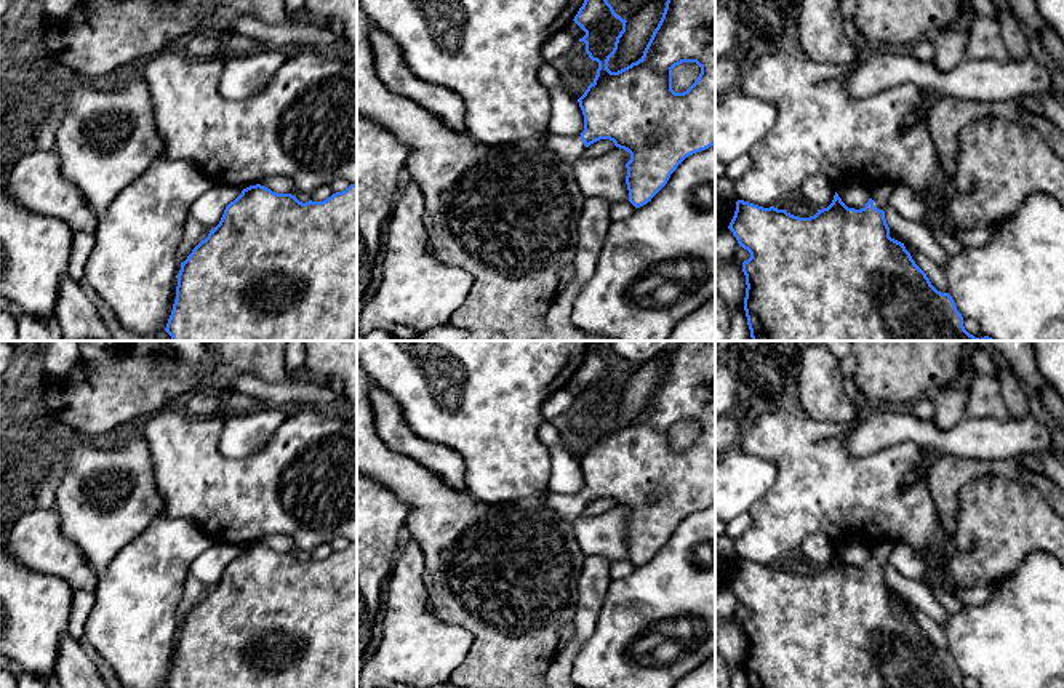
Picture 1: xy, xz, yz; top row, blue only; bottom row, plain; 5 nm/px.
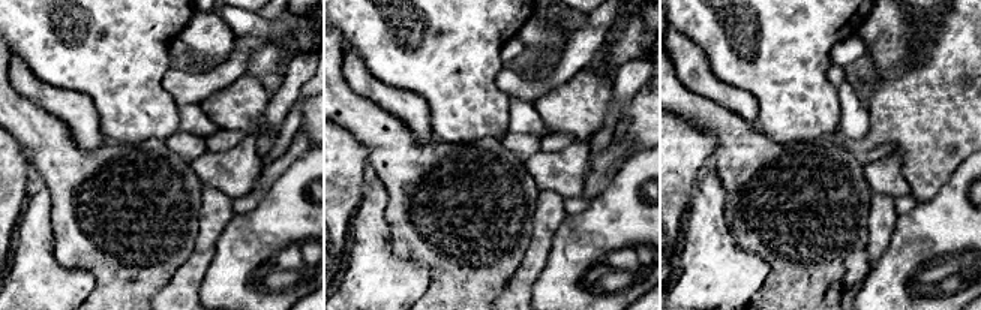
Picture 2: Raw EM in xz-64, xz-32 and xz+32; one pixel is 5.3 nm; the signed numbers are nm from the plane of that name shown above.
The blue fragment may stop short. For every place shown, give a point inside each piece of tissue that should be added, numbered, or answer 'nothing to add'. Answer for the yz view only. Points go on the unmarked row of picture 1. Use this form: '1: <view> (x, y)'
1: yz (880, 554)

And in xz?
1: xz (572, 506)

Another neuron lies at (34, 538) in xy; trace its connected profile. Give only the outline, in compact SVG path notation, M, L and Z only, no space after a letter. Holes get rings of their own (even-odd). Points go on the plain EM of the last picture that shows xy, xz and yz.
M19 507L6 530L10 555L27 570L58 576L72 590L93 590L99 574L88 565L80 549L61 530L58 510Z

